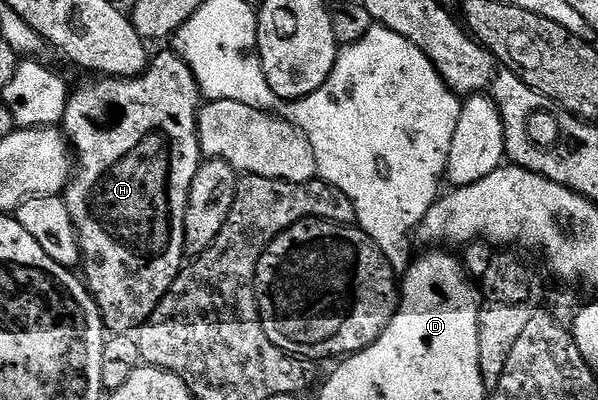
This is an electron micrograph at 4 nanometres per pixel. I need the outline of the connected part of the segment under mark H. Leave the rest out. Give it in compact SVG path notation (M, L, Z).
M172 50L161 52L148 62L148 66L136 77L99 77L87 79L79 90L72 92L67 99L67 106L61 122L62 132L73 150L73 172L61 196L67 205L69 219L75 225L75 234L79 240L81 254L82 276L93 298L94 308L98 316L103 318L103 324L112 334L130 334L138 330L144 321L151 318L151 313L161 303L161 299L173 287L177 275L185 264L185 207L187 206L187 192L197 175L201 164L201 150L199 147L199 110L201 108L201 94L199 84L192 71L179 55Z

